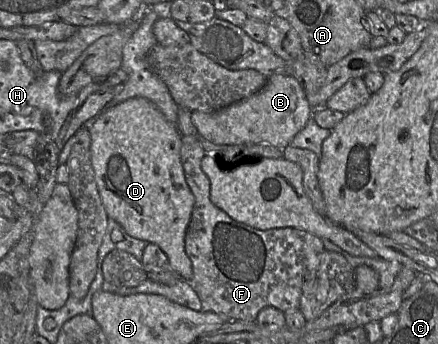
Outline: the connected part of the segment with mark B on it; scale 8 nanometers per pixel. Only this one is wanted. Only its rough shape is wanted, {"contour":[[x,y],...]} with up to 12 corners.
{"contour":[[276,72],[252,96],[192,111],[217,145],[283,150],[314,110],[294,77]]}

